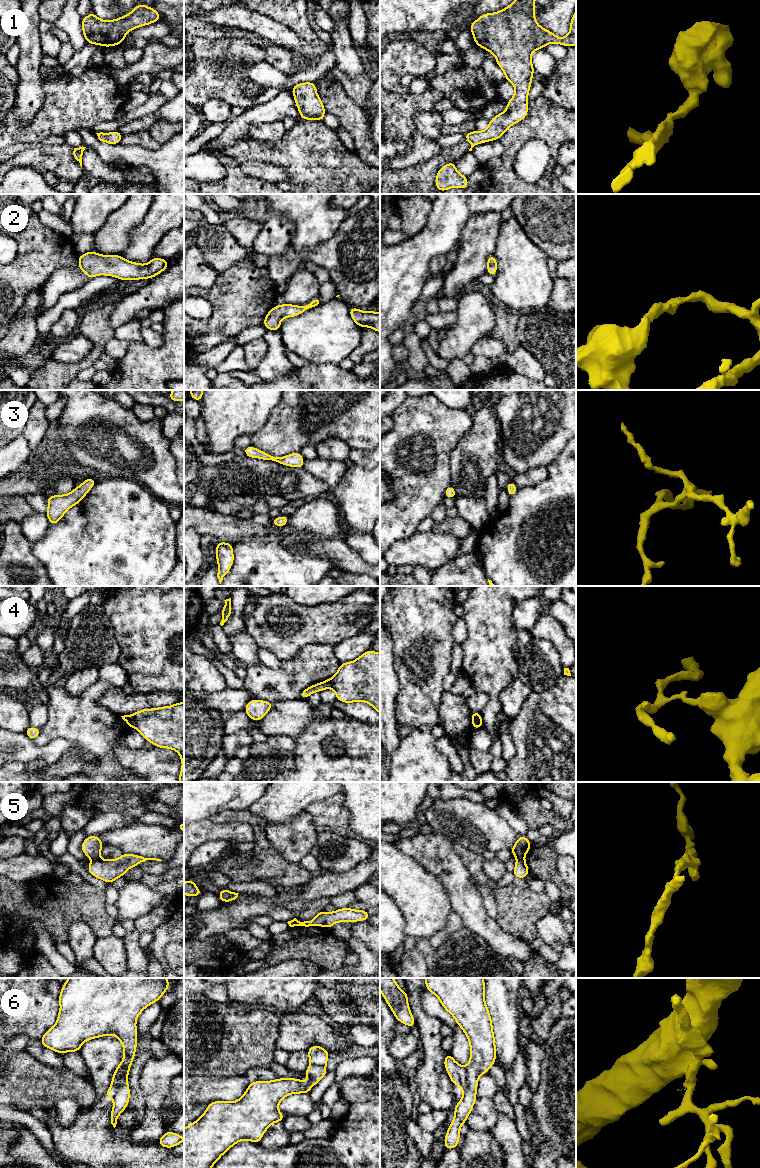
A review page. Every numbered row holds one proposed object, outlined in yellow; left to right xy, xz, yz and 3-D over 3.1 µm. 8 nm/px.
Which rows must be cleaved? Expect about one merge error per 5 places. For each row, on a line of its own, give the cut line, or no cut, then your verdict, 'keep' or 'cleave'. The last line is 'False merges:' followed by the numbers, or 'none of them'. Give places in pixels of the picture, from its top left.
1: no cut; keep
2: no cut; keep
3: no cut; keep
4: cut in xy along (132, 714), (134, 727); cleave
5: cut in xy along (99, 857), (93, 860); cleave
6: cut in yz along (466, 1067), (466, 1089), (463, 1092); cleave
False merges: 4, 5, 6

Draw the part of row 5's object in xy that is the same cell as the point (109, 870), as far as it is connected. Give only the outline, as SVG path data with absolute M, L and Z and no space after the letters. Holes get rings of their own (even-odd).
M123 853L117 859L95 859L87 866L87 870L92 876L110 884L116 879L124 876L128 869L136 867L146 860L162 861L161 859L144 858L136 854Z

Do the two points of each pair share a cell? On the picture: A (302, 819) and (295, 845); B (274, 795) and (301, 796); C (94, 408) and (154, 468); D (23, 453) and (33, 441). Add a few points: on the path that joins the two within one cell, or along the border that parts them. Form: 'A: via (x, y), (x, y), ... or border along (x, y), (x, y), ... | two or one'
A: via (302, 825), (295, 839) | one
B: via (281, 795), (294, 795) | one
C: via (109, 423), (139, 453) | one
D: border along (21, 434), (26, 439), (28, 447), (32, 452) | two

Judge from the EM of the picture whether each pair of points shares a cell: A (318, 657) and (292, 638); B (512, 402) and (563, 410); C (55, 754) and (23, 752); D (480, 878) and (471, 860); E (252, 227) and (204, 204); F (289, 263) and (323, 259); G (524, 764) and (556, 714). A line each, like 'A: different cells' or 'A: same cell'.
A: different cells
B: same cell
C: same cell
D: same cell
E: same cell
F: same cell
G: same cell

